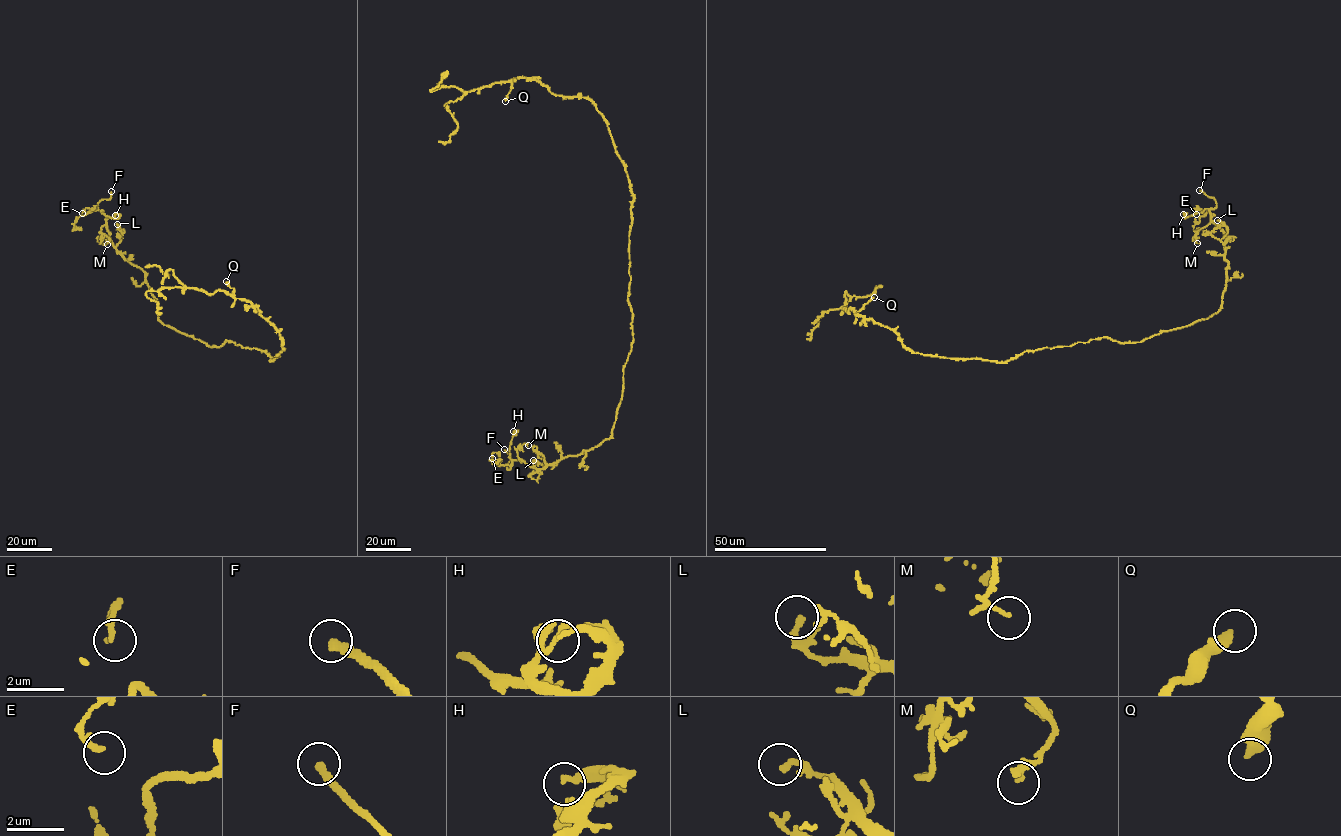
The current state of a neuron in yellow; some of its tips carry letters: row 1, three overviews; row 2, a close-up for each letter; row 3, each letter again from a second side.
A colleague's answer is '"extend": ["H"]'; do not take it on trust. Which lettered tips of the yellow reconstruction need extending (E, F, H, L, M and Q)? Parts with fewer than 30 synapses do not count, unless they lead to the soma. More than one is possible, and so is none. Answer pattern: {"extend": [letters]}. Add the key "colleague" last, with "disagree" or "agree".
{"extend": ["F"], "colleague": "disagree"}

